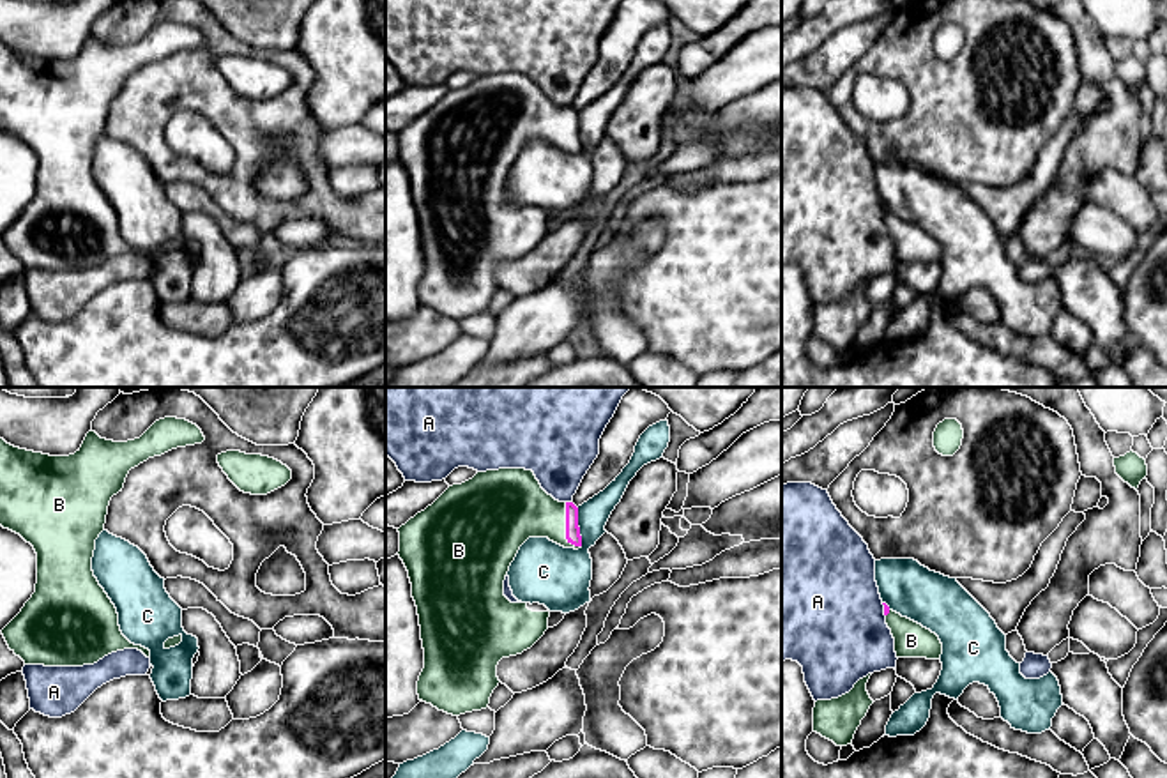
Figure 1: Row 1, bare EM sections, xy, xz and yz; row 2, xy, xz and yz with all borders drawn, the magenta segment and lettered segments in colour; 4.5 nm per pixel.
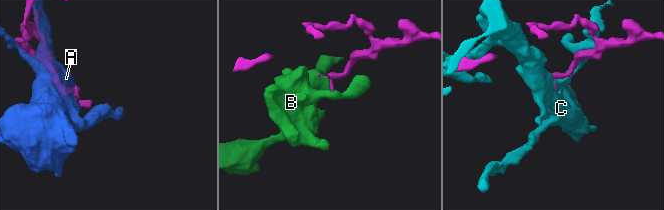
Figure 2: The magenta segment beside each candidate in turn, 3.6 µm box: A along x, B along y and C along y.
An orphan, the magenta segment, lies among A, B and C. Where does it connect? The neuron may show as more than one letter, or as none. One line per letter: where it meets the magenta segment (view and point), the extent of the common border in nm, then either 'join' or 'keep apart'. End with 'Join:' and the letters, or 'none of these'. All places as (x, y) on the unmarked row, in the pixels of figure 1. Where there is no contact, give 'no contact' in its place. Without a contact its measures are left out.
A: meets magenta in xz at (568, 106); contact 30 nm long; keep apart
B: meets magenta in xz at (566, 131); contact 220 nm long; join
C: meets magenta in xz at (579, 131); contact 180 nm long; keep apart
Join: B

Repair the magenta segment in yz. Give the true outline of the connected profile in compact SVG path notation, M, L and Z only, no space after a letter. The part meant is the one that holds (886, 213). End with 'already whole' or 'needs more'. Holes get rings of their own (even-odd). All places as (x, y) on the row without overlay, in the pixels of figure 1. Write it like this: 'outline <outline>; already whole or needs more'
outline M882 209L886 228L895 242L896 262L941 263L942 248L935 237Z; needs more

